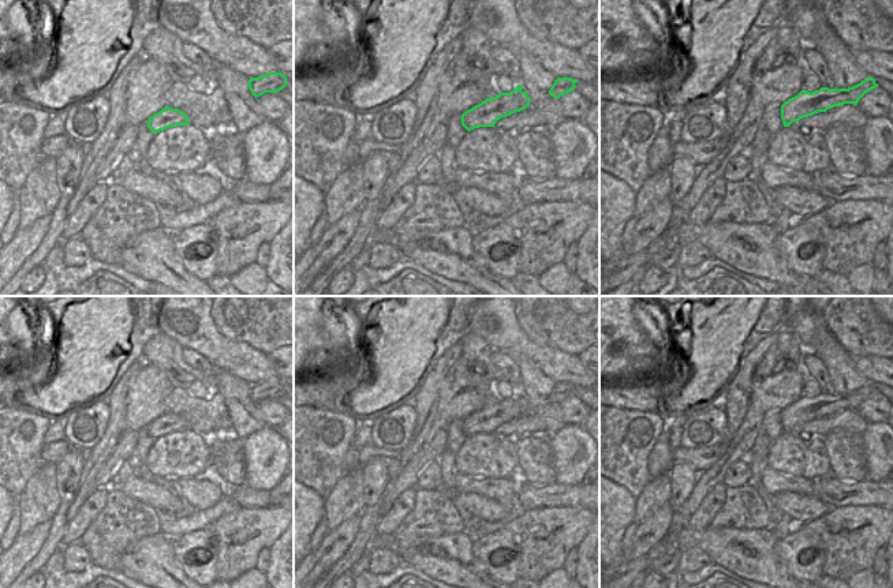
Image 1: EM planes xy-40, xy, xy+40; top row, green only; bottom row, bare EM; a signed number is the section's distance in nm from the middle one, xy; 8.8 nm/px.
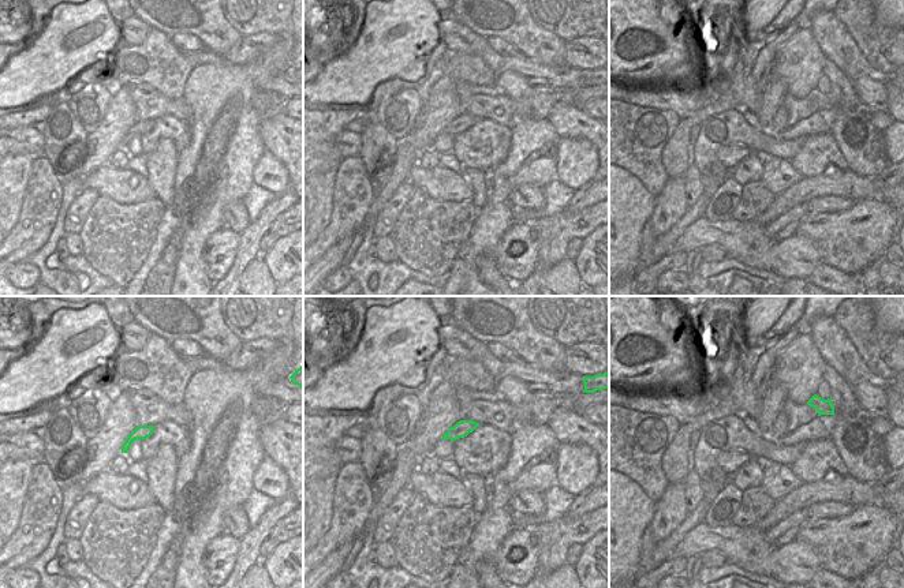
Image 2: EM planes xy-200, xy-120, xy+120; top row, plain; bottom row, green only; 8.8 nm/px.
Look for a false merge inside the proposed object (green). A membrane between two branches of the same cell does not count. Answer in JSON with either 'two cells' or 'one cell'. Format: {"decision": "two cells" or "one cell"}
{"decision": "two cells"}

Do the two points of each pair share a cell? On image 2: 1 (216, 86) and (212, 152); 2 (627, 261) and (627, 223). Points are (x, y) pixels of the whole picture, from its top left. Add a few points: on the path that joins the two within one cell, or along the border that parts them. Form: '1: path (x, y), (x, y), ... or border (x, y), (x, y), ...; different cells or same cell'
1: path (216, 103), (216, 135); same cell
2: path (627, 251), (627, 232); same cell

